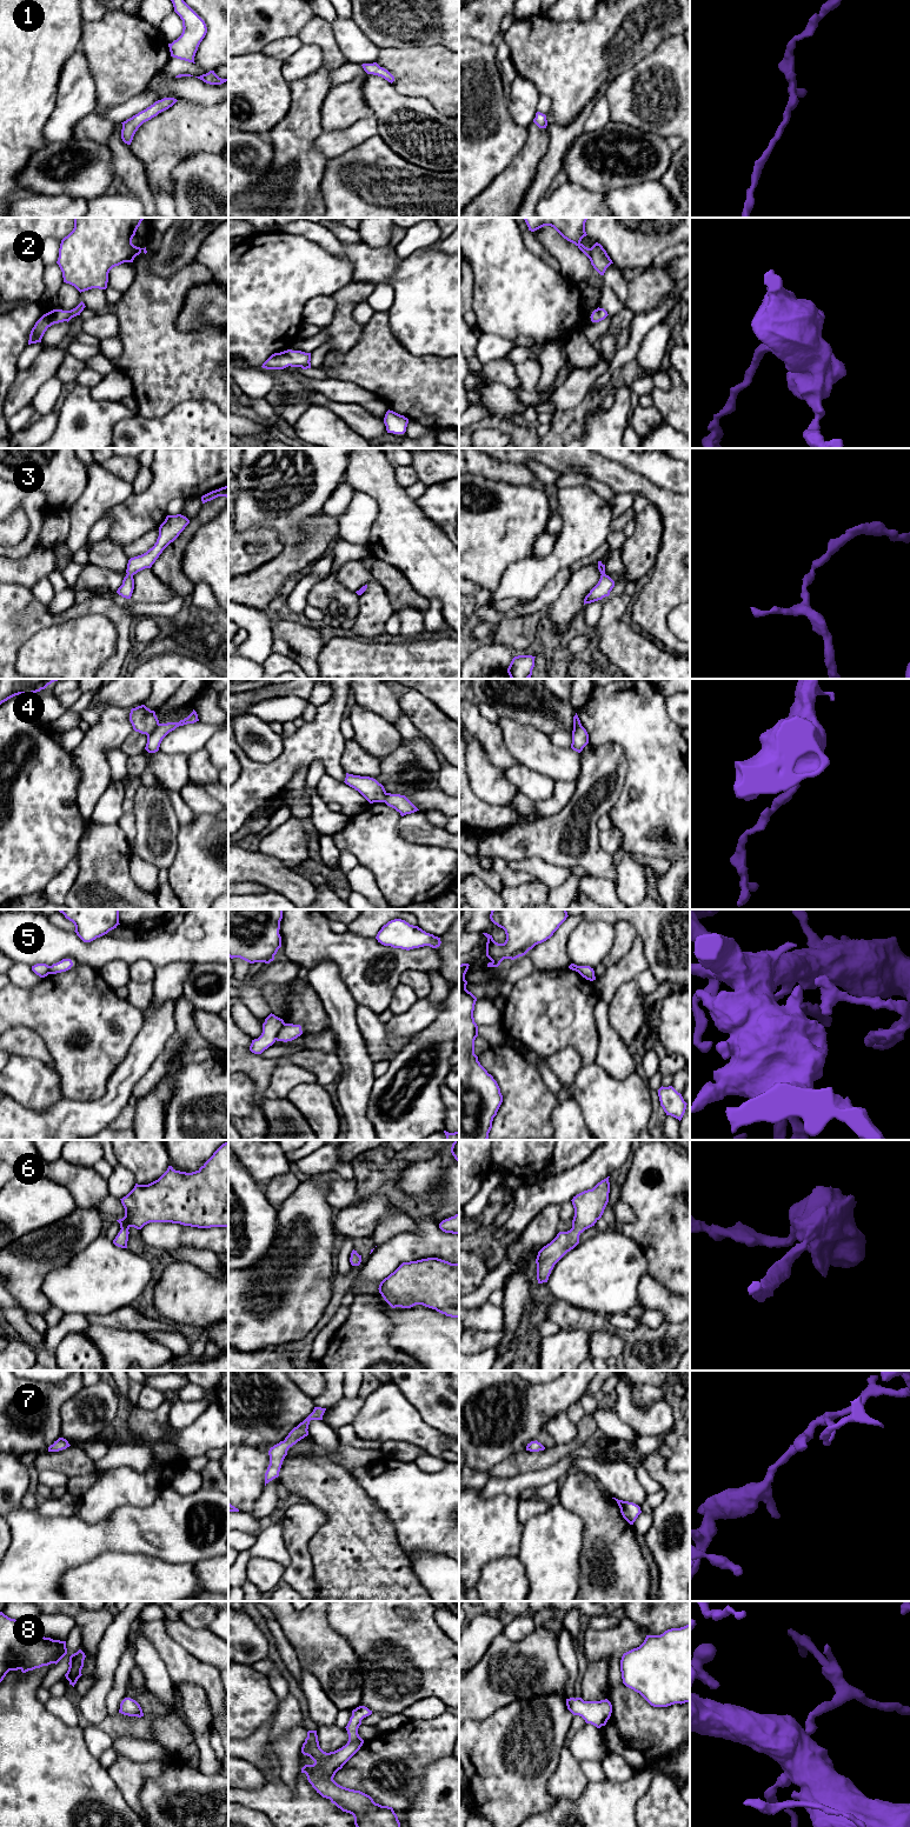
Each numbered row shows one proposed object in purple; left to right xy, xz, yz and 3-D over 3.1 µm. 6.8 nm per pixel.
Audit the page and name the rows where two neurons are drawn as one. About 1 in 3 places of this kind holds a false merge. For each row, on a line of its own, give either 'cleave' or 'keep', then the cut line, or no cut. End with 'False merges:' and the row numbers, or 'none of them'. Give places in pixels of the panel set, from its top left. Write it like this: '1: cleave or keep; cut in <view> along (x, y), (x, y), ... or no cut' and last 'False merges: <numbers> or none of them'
1: keep; no cut
2: keep; no cut
3: keep; no cut
4: cleave; cut in xy along (158, 722), (147, 735)
5: cleave; cut in xz along (285, 1024), (276, 1039)
6: keep; no cut
7: keep; no cut
8: keep; no cut
False merges: 4, 5

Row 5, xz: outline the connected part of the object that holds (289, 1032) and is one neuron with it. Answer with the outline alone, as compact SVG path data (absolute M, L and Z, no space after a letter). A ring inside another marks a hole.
M285 1023L280 1029L277 1041L292 1041L303 1034L300 1025Z

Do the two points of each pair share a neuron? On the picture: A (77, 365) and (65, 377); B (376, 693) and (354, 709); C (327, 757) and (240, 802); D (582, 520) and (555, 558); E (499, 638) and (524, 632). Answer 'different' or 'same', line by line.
A: same
B: different
C: same
D: same
E: same

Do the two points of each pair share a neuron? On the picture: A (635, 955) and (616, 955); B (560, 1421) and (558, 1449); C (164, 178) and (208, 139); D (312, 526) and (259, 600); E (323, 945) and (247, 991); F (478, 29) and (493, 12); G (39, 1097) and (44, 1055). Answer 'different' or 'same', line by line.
A: different
B: different
C: same
D: same
E: different
F: same
G: different

